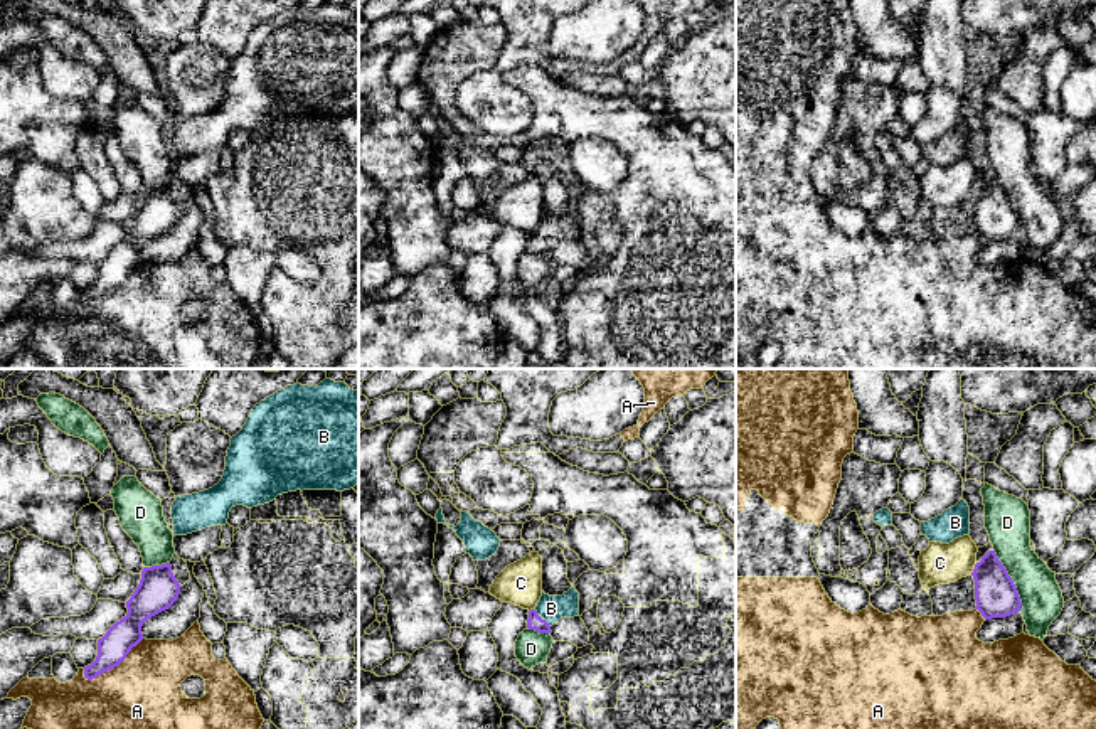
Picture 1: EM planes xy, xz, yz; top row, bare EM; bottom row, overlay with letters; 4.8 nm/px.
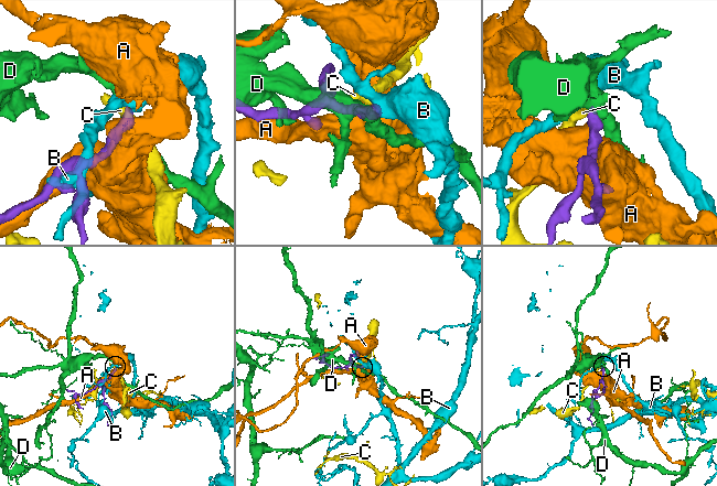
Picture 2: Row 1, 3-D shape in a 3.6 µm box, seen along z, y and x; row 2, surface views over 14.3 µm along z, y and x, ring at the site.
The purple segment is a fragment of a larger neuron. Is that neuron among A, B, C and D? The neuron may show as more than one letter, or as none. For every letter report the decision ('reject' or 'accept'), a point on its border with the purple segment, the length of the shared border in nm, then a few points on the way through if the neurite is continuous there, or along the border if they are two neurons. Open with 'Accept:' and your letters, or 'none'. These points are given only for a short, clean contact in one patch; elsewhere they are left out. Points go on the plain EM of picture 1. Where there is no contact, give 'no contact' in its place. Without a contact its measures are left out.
Accept: B
A: reject | xy (113, 290) | 340 nm
B: accept | xz (541, 241) | 120 nm | across xz (534, 244), (541, 241), (551, 231)
C: reject | yz (975, 191) | 70 nm | along yz (977, 186), (970, 196)
D: reject | yz (1010, 202) | 320 nm | along yz (994, 172), (1016, 211), (1021, 233)

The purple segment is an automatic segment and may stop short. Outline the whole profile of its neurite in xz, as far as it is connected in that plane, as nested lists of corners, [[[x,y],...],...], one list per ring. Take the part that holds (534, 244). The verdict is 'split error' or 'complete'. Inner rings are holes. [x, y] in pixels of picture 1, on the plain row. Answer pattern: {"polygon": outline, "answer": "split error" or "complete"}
{"polygon": [[[572,209],[562,219],[542,219],[534,232],[529,234],[527,251],[539,256],[551,256],[551,249],[561,241],[579,239],[579,216]]], "answer": "split error"}

